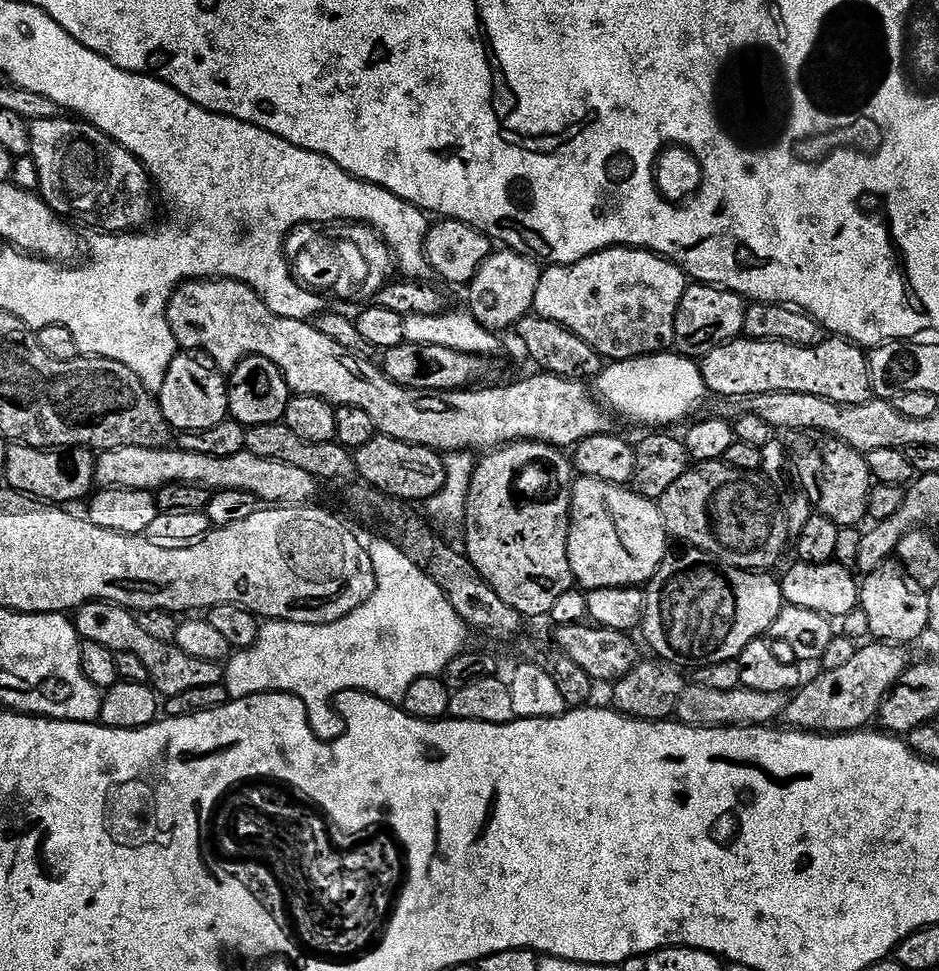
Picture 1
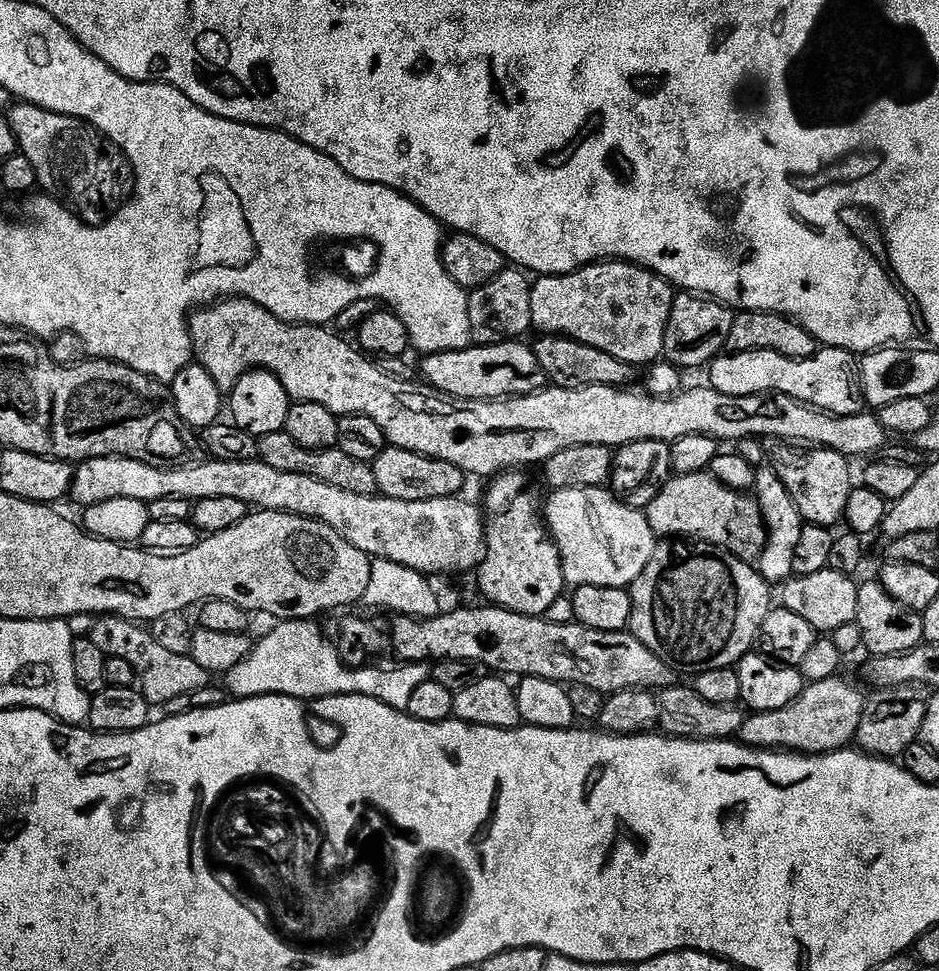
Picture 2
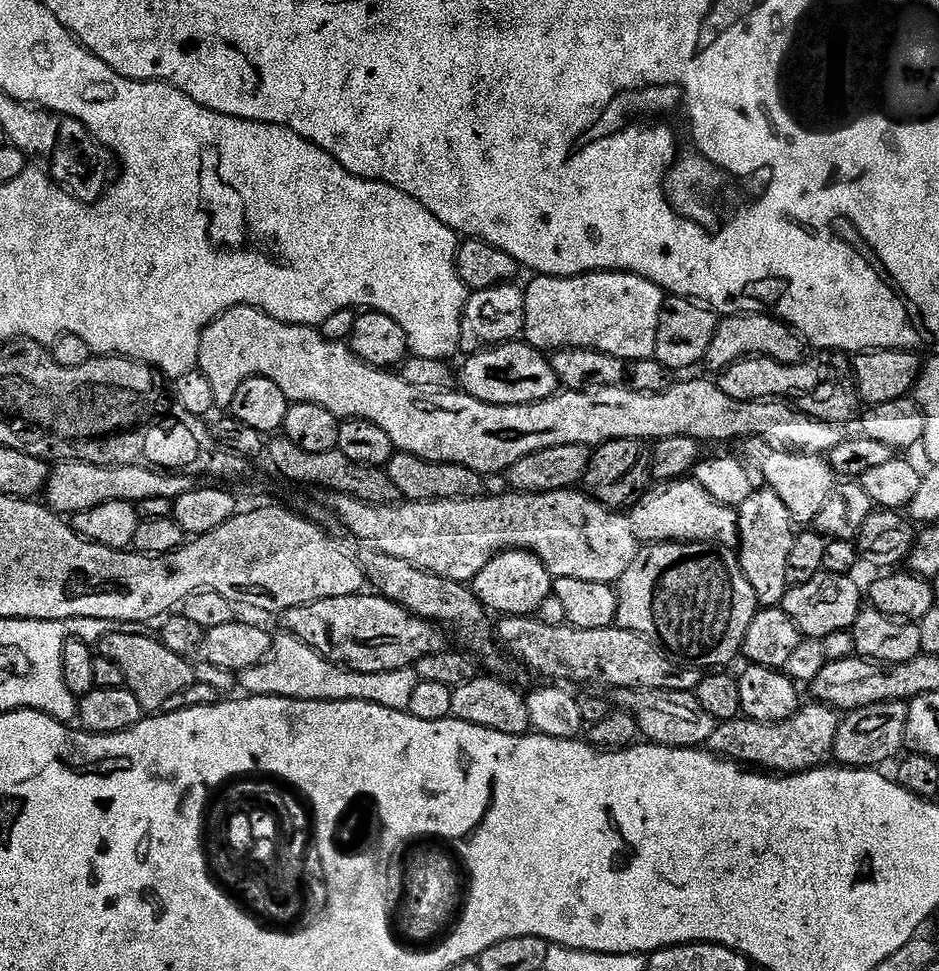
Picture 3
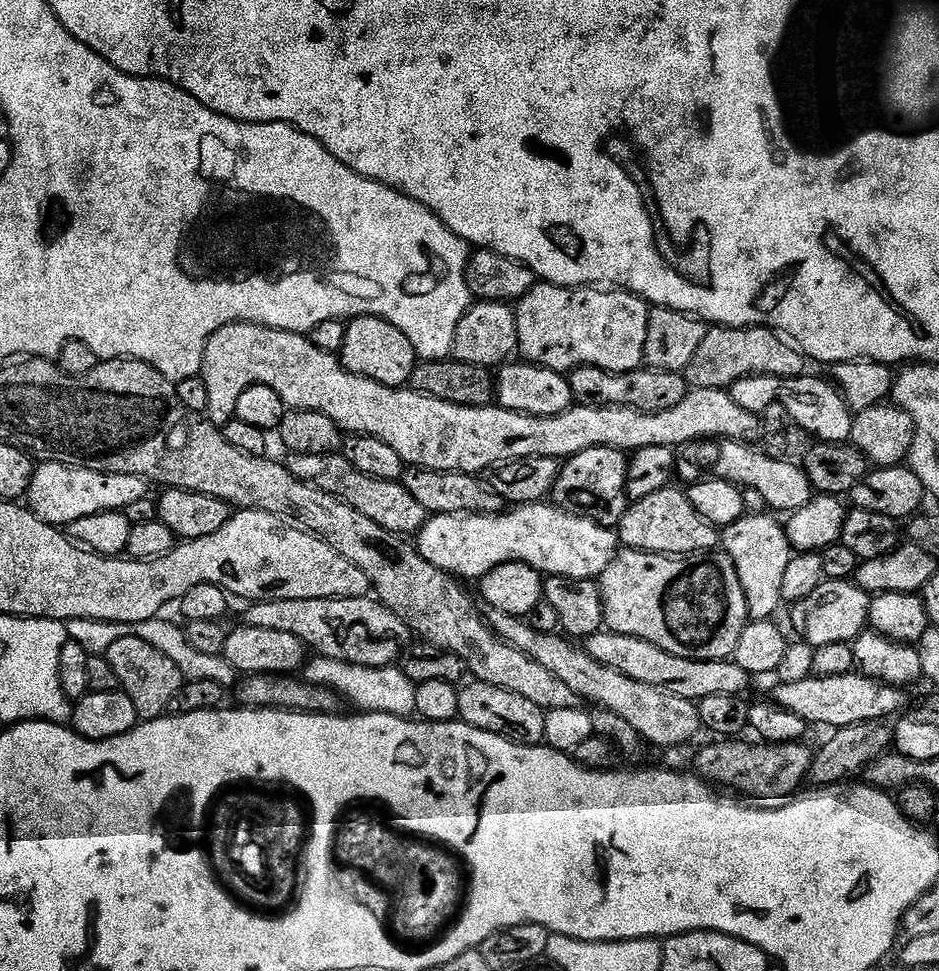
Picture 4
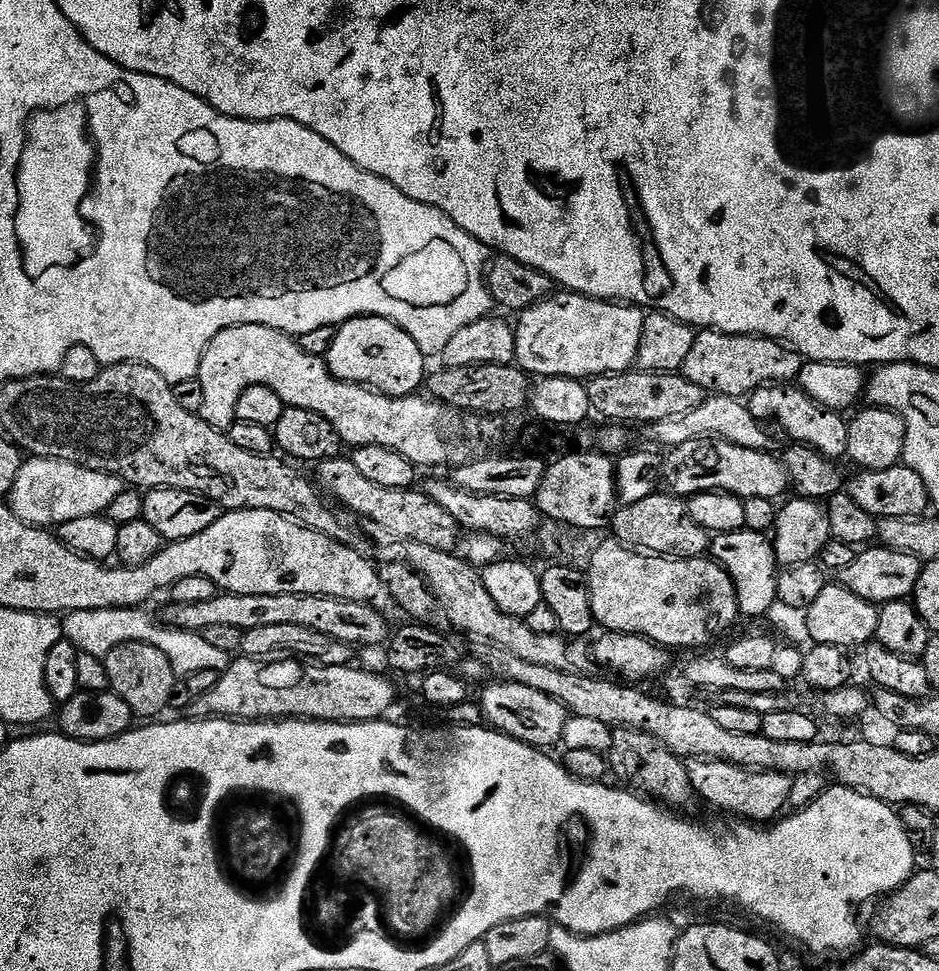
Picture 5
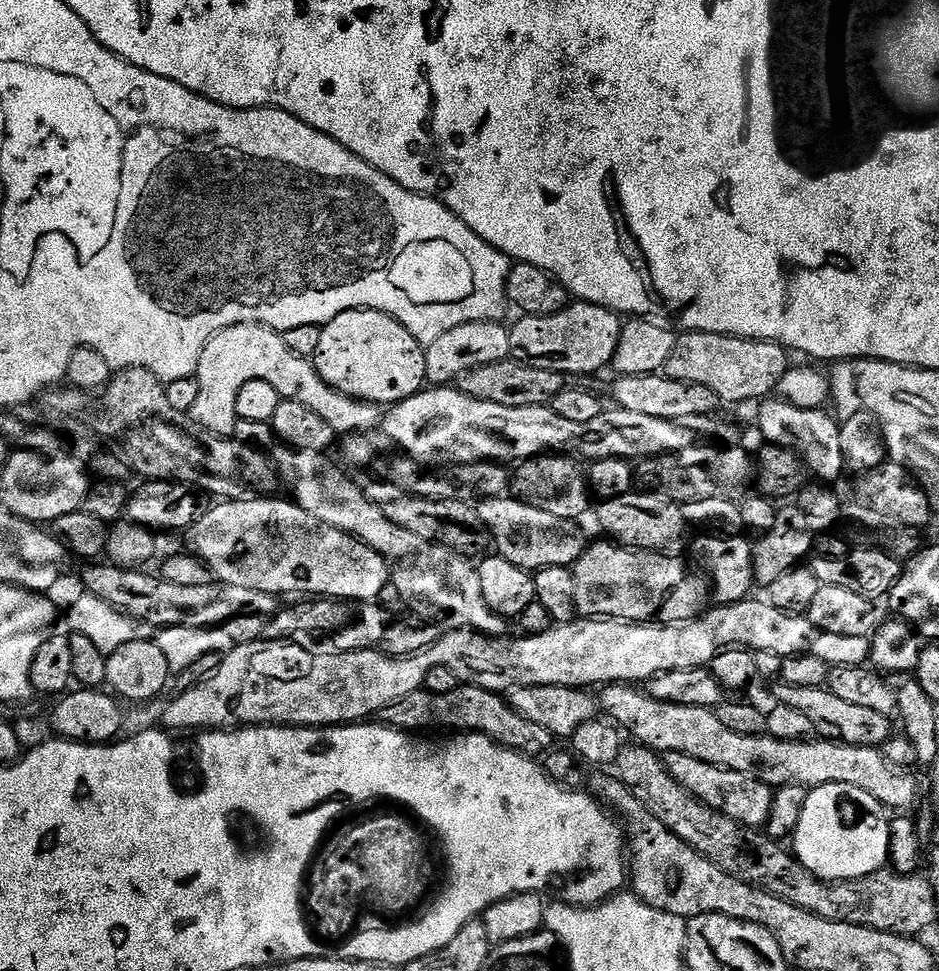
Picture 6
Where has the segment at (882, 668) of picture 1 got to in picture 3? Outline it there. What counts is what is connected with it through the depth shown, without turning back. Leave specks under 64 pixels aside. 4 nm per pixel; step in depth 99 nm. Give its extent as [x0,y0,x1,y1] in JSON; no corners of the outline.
[707,703,842,774]

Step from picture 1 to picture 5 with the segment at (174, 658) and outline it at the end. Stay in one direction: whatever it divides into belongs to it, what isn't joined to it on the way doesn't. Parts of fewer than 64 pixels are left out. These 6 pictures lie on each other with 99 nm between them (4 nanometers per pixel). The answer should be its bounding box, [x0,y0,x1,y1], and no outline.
[103,640,177,718]

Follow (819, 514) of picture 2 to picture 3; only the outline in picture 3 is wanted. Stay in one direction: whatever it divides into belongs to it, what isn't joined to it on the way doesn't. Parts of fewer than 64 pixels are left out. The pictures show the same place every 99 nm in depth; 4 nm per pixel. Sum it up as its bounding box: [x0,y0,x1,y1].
[743,438,838,526]

